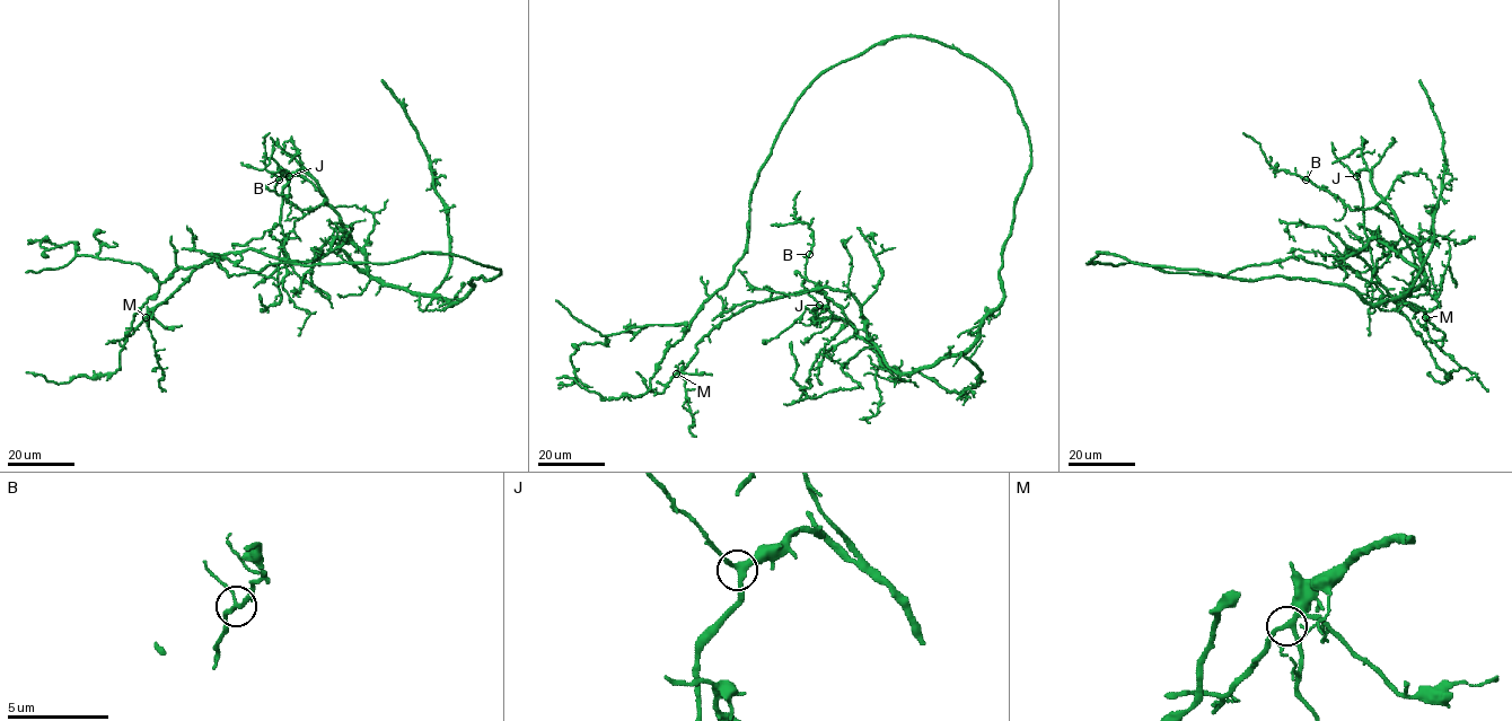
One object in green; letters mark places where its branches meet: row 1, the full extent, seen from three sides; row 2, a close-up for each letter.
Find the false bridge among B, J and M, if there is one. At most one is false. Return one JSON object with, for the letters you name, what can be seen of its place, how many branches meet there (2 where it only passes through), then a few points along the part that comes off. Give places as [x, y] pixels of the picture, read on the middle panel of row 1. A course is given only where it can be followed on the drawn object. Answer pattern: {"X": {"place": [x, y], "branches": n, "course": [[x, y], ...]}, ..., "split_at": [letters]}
{"split_at": []}

